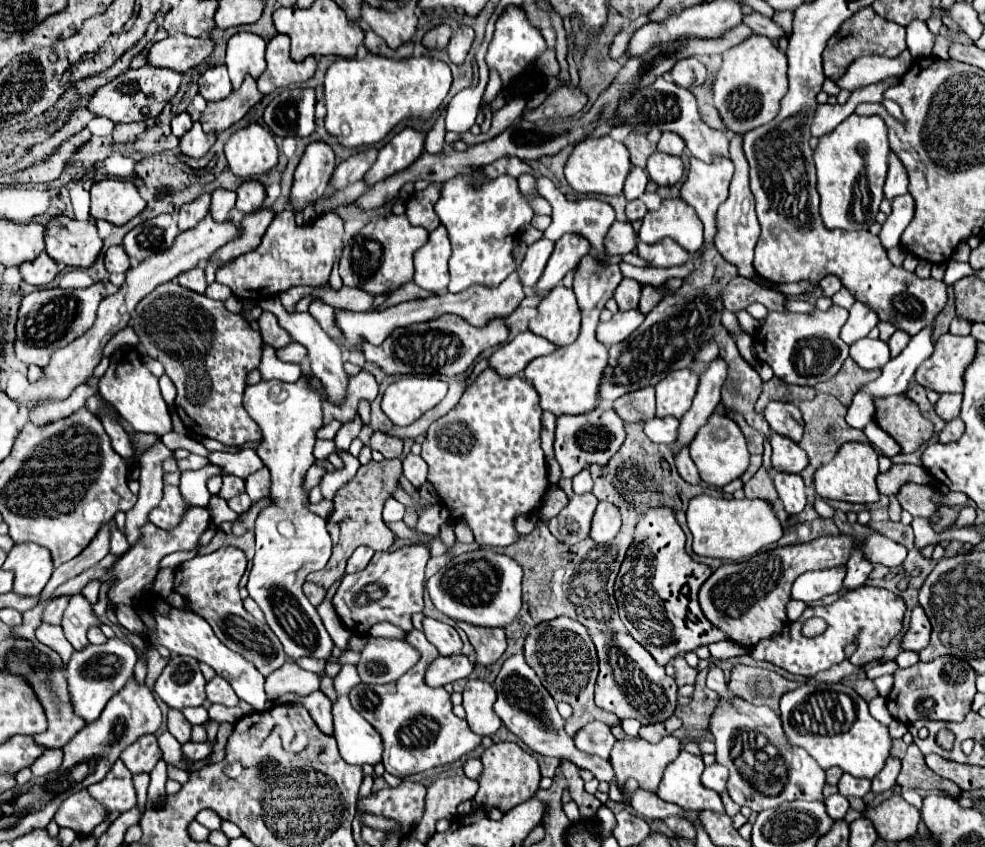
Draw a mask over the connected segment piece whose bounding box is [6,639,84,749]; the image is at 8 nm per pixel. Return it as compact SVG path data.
M14 639L14 649L8 651L8 671L20 673L22 677L28 677L32 681L32 687L36 689L36 695L40 697L40 703L44 705L46 717L48 717L48 729L42 735L34 735L36 745L44 749L60 749L64 747L82 727L84 721L80 721L72 713L72 705L68 701L68 685L66 685L66 669L62 667L62 661L58 653L54 653L50 647L38 643L38 641L20 641Z

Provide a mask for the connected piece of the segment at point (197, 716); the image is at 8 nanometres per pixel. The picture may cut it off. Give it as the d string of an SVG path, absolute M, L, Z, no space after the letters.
M198 707L198 709L184 709L182 711L184 717L192 723L192 725L204 725L208 721L208 711L204 707Z

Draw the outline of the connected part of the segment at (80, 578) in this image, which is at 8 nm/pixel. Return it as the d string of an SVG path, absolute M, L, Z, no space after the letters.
M190 507L190 509L186 511L182 523L180 523L176 529L172 529L172 531L164 531L164 529L160 529L160 527L156 527L156 525L144 525L144 527L140 529L142 535L140 535L138 543L134 543L132 549L128 549L128 551L124 553L124 557L120 557L110 569L92 567L92 569L82 571L82 573L76 575L74 579L70 579L70 581L62 583L60 587L56 587L54 593L52 593L52 599L62 597L62 595L66 595L66 597L78 595L78 593L82 593L82 589L84 589L90 581L100 581L100 583L112 581L112 587L108 589L108 601L114 603L114 605L120 605L120 603L124 603L124 605L134 605L134 603L140 599L142 587L144 587L146 583L152 583L152 581L154 581L154 577L156 577L156 573L158 573L158 563L162 561L162 557L166 557L166 555L170 555L170 553L174 553L174 551L190 551L190 549L194 549L194 547L198 545L200 535L206 531L208 523L210 523L208 509L204 509L204 507Z

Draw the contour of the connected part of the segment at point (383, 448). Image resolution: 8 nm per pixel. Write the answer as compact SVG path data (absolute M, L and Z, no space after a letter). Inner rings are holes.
M376 431L370 439L370 447L380 451L386 459L396 459L402 455L402 441L396 439L396 437L388 437L380 431Z

